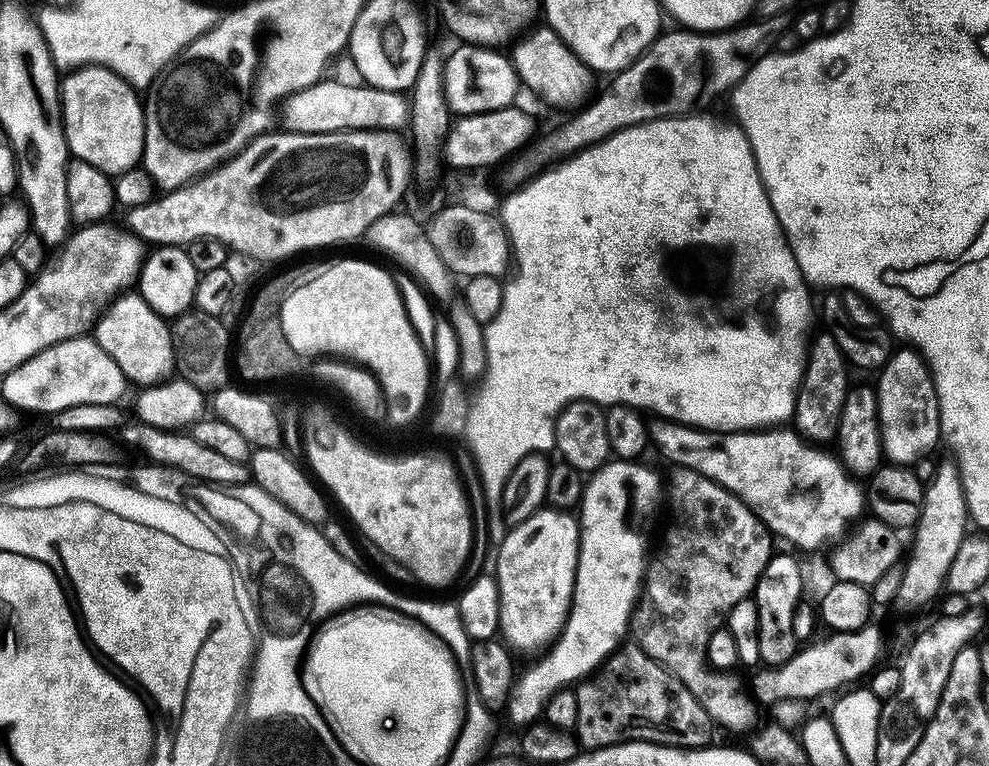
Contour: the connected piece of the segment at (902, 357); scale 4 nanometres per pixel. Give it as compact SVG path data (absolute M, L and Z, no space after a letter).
M900 350L893 351L892 357L887 360L884 365L879 369L880 377L874 381L874 387L876 389L876 401L878 402L878 418L880 420L880 447L883 455L887 457L893 464L902 464L905 466L912 466L916 463L916 460L923 456L929 455L933 450L932 447L937 443L941 443L942 437L940 434L940 407L938 406L938 398L936 397L936 391L934 390L934 382L932 381L932 375L928 373L928 366L924 363L924 359L921 358L920 353L915 350L904 350L908 352L900 352Z

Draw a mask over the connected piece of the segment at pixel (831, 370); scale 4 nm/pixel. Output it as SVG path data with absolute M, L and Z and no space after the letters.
M821 334L820 337L811 341L808 350L808 361L804 367L804 377L796 390L796 411L794 413L794 428L804 440L808 442L820 442L816 440L837 439L840 431L840 415L844 400L848 396L850 381L848 381L849 365L844 359L844 351L838 346L838 342L833 336Z

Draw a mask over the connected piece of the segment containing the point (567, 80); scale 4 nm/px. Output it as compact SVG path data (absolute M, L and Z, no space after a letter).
M540 27L529 31L511 49L513 52L510 52L510 59L516 68L519 83L523 87L525 84L534 95L541 96L546 103L553 104L556 108L579 109L593 95L592 79L594 79L594 73L572 53L570 46L566 46L566 42L562 42L562 38L553 28Z

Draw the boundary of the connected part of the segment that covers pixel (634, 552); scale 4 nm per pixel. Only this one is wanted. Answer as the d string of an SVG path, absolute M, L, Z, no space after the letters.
M612 458L587 477L584 497L578 505L580 553L572 608L564 631L544 654L548 656L541 655L541 660L521 680L519 677L506 705L510 719L535 721L543 713L552 693L561 686L575 685L581 678L595 672L606 657L621 647L623 636L630 628L631 612L646 567L644 540L632 523L636 520L635 512L650 511L656 504L656 495L662 492L661 477L659 480L640 463L644 462Z

